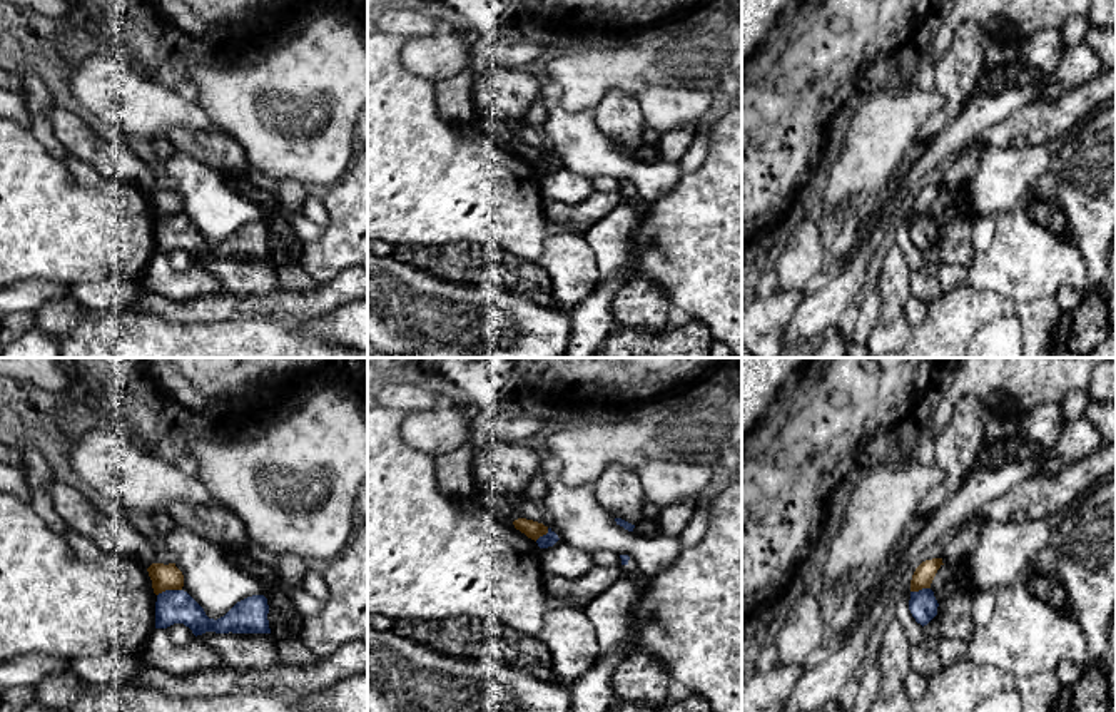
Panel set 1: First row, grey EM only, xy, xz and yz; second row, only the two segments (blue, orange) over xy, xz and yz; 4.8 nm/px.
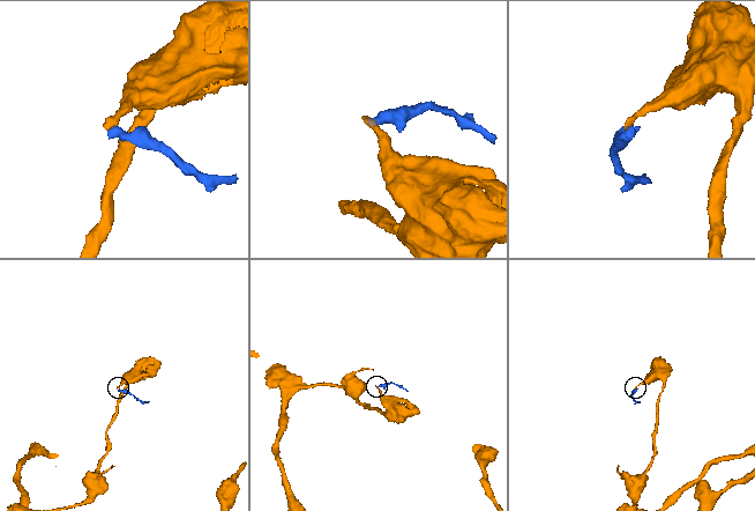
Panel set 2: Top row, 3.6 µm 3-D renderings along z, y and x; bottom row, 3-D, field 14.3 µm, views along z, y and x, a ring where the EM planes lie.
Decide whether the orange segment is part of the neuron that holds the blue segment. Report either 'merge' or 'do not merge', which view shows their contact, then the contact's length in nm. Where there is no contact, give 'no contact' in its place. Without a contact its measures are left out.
do not merge | xy | 120 nm

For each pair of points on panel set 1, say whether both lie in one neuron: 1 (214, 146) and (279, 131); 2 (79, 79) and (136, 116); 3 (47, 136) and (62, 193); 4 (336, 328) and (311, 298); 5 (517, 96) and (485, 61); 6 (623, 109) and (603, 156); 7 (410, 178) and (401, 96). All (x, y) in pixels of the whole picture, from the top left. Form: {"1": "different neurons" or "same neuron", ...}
{"1": "different neurons", "2": "same neuron", "3": "different neurons", "4": "different neurons", "5": "different neurons", "6": "different neurons", "7": "same neuron"}

